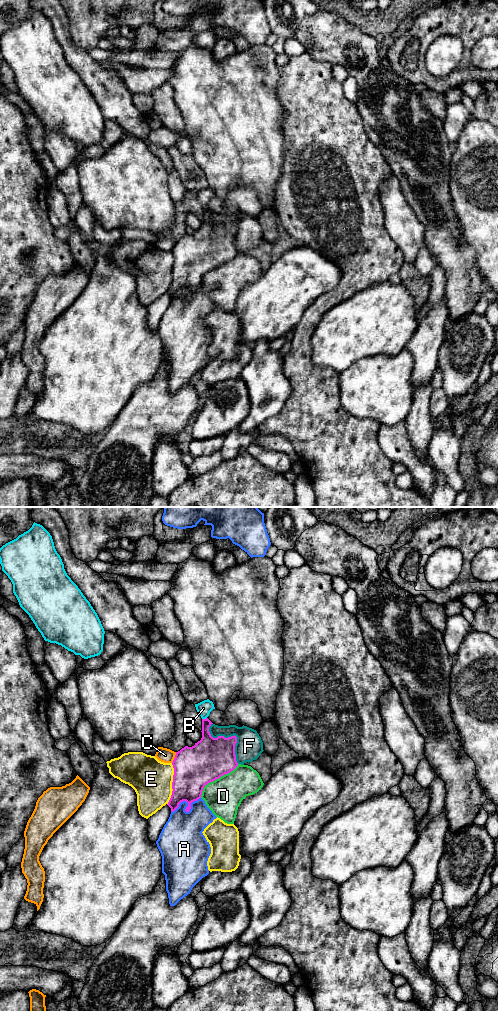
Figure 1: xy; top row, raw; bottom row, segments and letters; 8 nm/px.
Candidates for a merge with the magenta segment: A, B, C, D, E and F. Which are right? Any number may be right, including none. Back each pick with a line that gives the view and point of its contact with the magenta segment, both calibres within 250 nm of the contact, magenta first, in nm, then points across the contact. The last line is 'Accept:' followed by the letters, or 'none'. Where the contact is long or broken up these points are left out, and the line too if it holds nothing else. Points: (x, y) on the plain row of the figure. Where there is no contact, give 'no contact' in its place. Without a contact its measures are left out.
Accept: none

